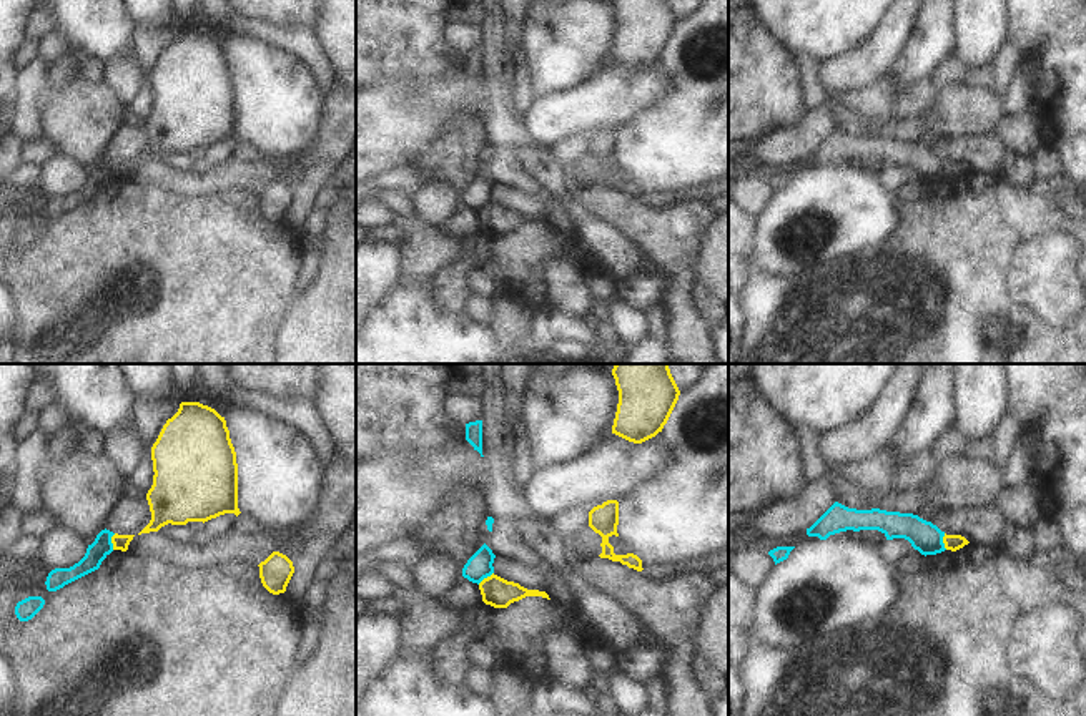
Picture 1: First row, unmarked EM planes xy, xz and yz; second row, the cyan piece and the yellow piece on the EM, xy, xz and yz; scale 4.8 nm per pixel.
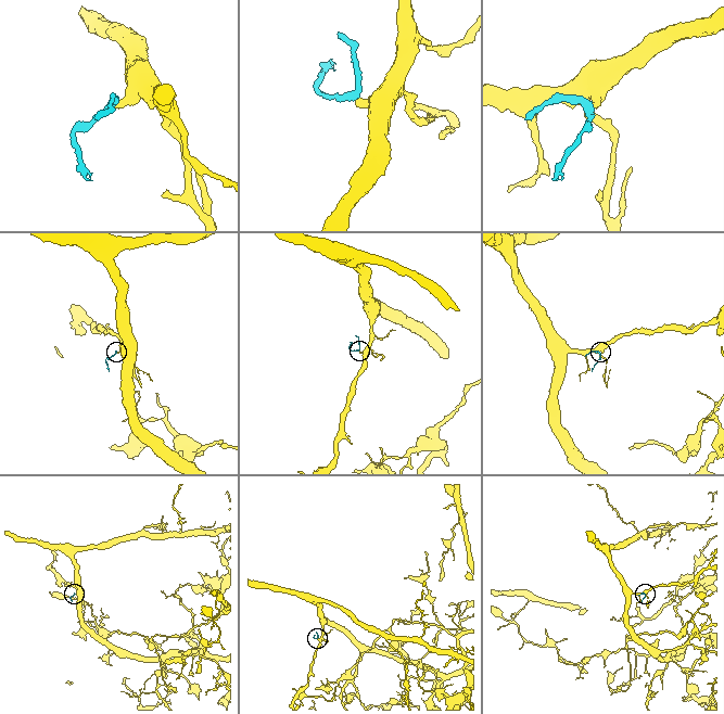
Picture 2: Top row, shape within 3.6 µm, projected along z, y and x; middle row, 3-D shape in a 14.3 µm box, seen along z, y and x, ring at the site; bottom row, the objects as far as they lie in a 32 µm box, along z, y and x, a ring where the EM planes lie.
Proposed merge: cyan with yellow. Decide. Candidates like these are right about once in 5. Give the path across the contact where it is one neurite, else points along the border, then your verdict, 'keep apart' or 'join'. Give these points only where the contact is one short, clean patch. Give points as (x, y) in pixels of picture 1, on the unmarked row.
border xy (115, 161), (112, 165), (112, 176); keep apart

